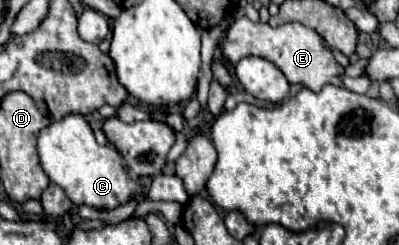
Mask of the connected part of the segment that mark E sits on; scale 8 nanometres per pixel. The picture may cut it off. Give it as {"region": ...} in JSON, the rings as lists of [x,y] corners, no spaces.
{"region":[[[248,17],[234,19],[234,23],[226,31],[226,37],[218,45],[218,51],[222,61],[230,65],[236,65],[244,55],[256,55],[268,59],[284,73],[288,83],[302,83],[312,91],[320,91],[320,87],[328,83],[342,85],[344,69],[336,63],[332,53],[326,49],[320,35],[316,35],[316,31],[300,23],[284,23],[278,27],[270,27],[268,23],[254,23]]]}

